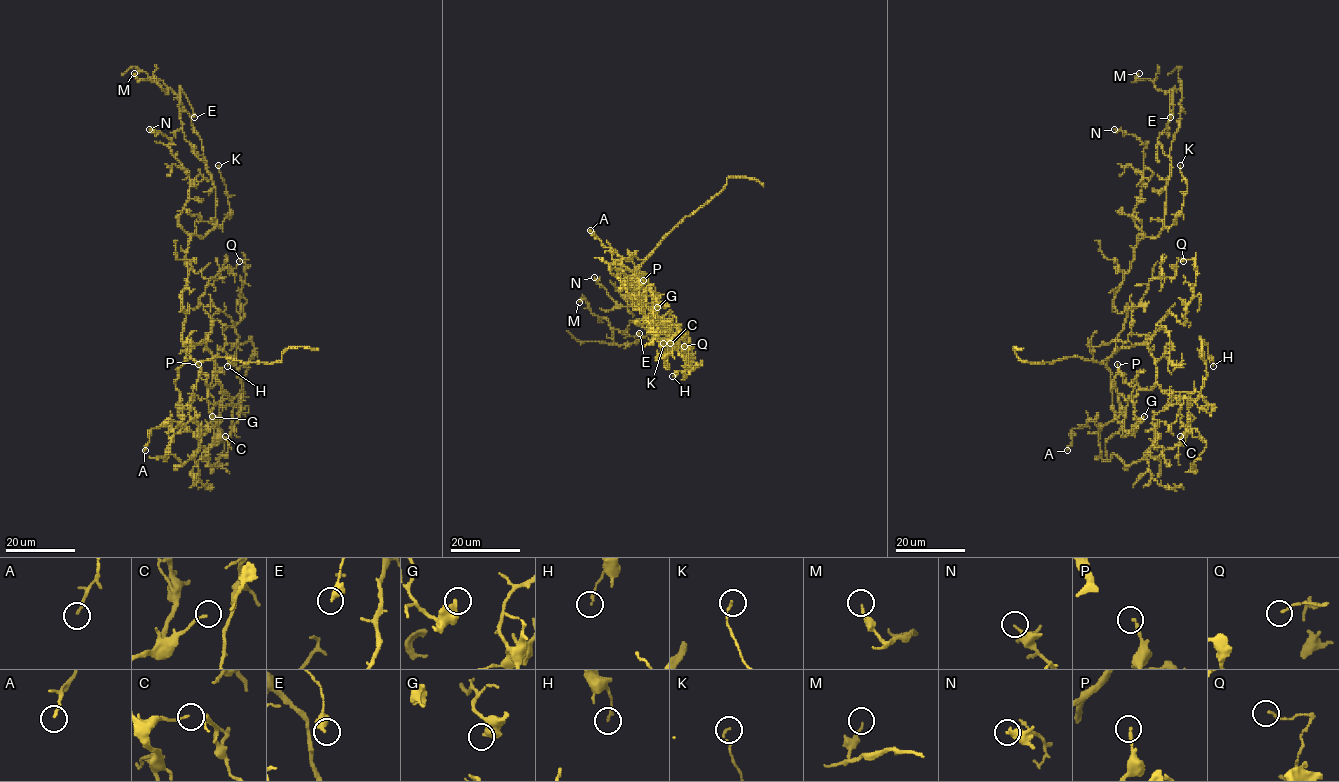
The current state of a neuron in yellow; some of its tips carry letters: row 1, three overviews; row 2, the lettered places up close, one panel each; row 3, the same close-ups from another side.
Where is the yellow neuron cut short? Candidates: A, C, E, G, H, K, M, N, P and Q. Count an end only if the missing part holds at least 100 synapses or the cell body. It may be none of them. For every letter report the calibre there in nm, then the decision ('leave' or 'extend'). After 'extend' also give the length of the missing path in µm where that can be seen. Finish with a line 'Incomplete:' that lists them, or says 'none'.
A: calibre 140 nm; leave
C: calibre 90 nm; leave
E: calibre 380 nm; leave
G: calibre 300 nm; leave
H: calibre 140 nm; leave
K: calibre 110 nm; leave
M: calibre 140 nm; leave
N: calibre 180 nm; leave
P: calibre 170 nm; leave
Q: calibre 120 nm; leave
Incomplete: none

